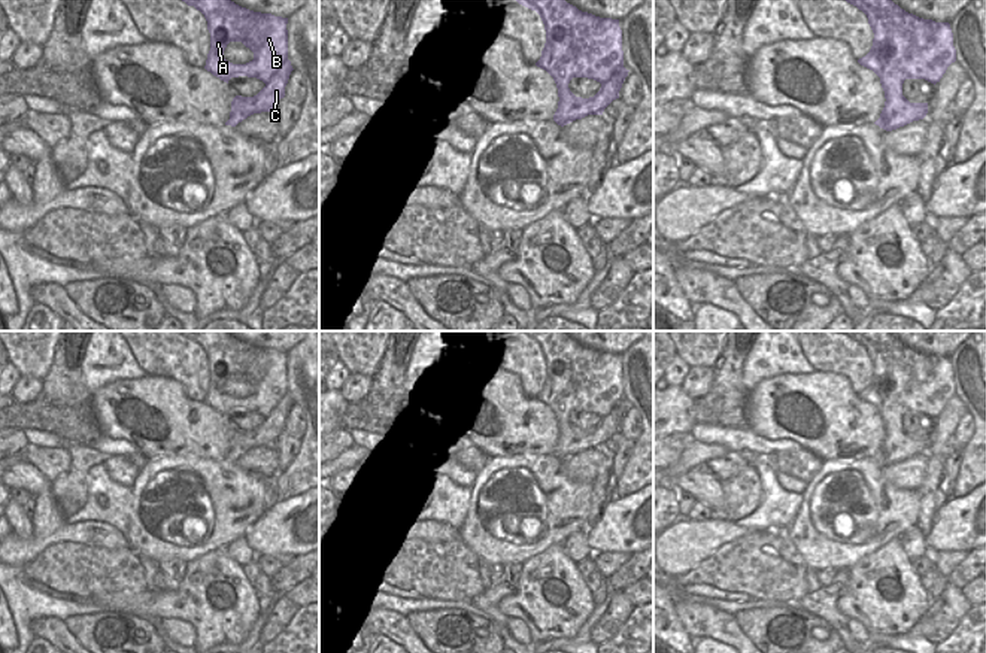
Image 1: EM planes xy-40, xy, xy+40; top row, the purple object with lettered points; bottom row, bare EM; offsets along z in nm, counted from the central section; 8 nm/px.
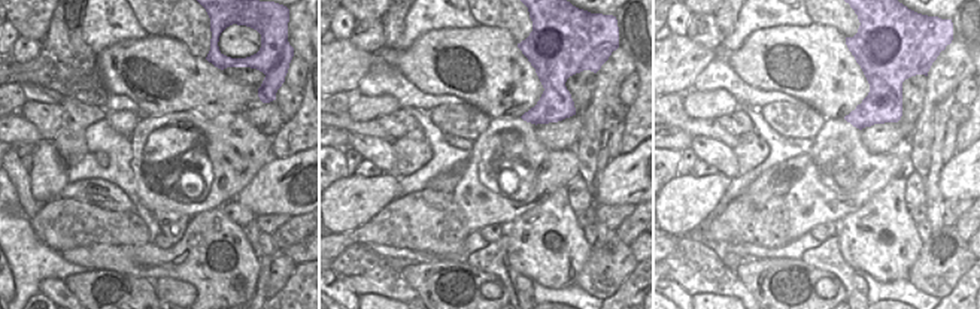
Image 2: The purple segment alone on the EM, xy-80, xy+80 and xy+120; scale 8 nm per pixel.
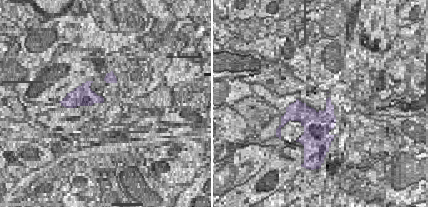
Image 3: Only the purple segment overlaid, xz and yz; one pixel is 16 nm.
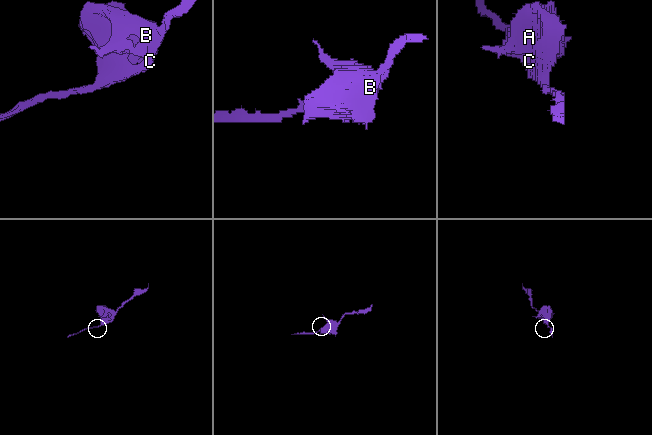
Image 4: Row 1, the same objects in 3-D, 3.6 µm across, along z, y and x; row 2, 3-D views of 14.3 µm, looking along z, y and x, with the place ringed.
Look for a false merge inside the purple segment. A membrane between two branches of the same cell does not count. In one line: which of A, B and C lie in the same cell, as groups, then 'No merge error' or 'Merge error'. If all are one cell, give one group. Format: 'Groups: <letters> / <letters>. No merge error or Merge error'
Groups: A B C. No merge error

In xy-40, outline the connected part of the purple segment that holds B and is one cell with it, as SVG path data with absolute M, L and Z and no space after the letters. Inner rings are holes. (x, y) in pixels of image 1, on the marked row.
M182 0L200 10L210 33L210 51L204 69L227 82L231 78L257 78L266 86L254 97L236 95L230 119L236 127L254 113L270 112L285 97L285 86L294 70L288 60L288 18L254 12L231 0ZM230 42L242 42L254 52L246 64L233 64L224 58Z

